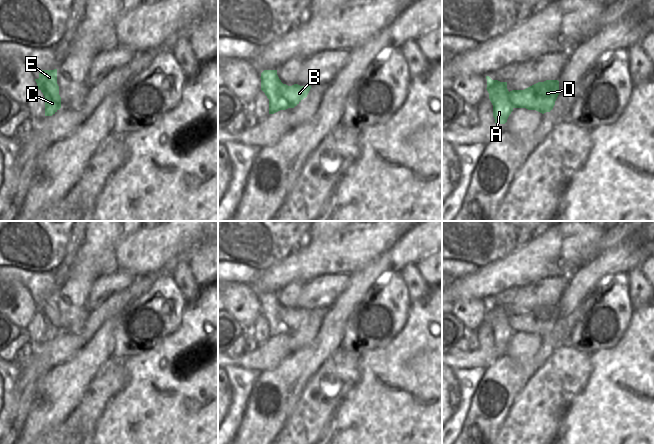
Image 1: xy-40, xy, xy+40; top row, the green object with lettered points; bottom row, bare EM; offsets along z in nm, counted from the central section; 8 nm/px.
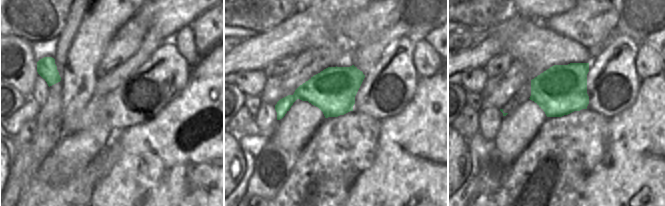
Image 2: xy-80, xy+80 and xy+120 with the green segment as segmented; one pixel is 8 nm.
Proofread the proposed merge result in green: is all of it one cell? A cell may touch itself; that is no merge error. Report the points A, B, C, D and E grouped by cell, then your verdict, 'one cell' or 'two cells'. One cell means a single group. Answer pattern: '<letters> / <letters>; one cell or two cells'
A B C D E; one cell

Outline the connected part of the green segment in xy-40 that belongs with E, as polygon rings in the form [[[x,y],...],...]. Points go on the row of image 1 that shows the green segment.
[[[57,69],[42,70],[35,79],[37,88],[45,97],[45,116],[52,116],[61,108],[61,97],[57,84]]]

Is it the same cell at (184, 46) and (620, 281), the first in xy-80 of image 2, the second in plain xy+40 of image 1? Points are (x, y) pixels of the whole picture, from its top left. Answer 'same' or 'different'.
different

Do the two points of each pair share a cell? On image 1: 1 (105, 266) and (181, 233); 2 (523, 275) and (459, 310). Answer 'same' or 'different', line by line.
1: same
2: different

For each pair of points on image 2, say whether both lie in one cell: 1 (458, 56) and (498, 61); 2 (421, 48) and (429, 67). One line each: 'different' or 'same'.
1: different
2: same

